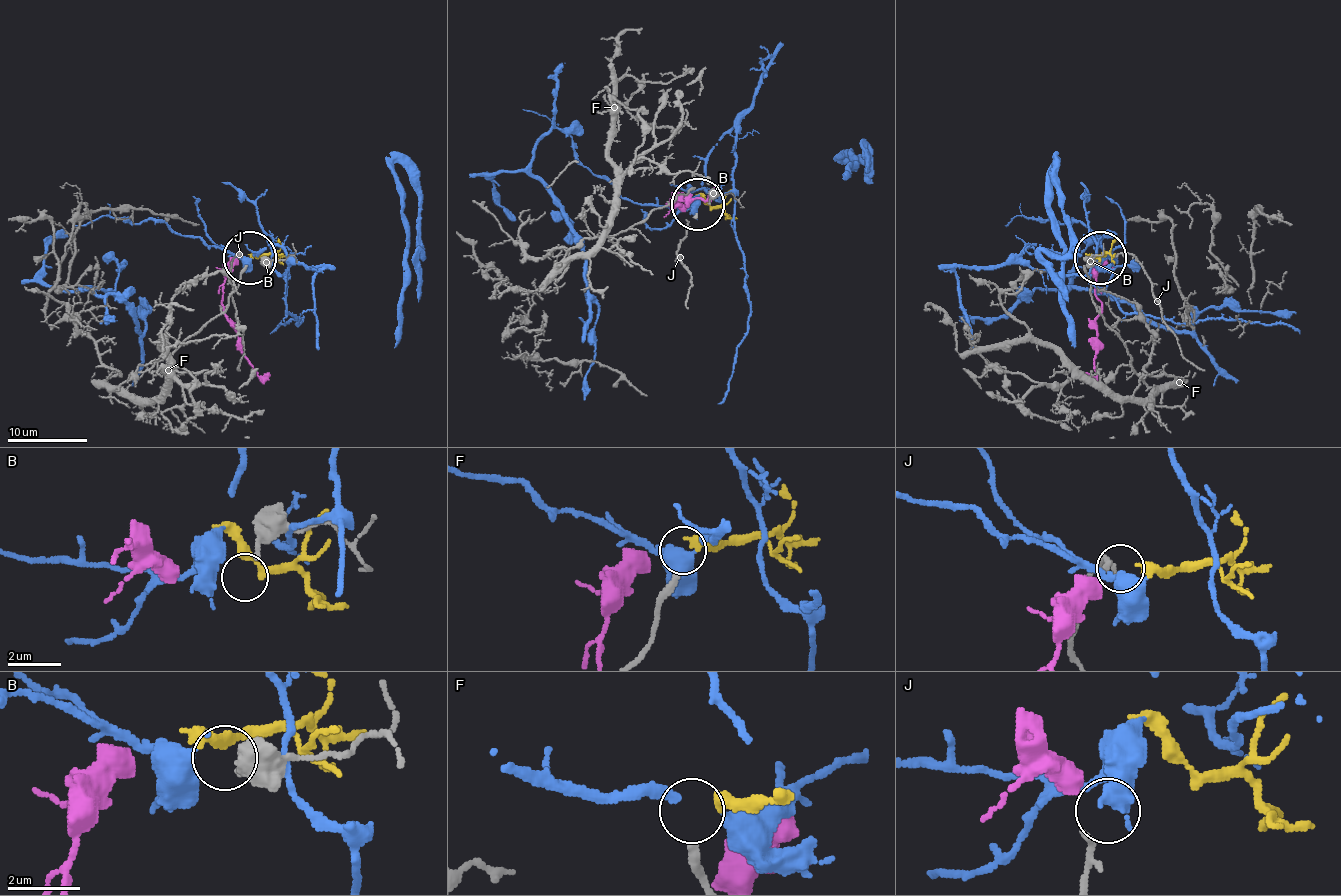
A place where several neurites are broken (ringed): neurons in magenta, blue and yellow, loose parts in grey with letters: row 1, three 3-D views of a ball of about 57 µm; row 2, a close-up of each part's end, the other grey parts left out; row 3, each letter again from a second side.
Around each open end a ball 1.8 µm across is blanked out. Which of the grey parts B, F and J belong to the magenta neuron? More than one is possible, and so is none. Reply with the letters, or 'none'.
none

